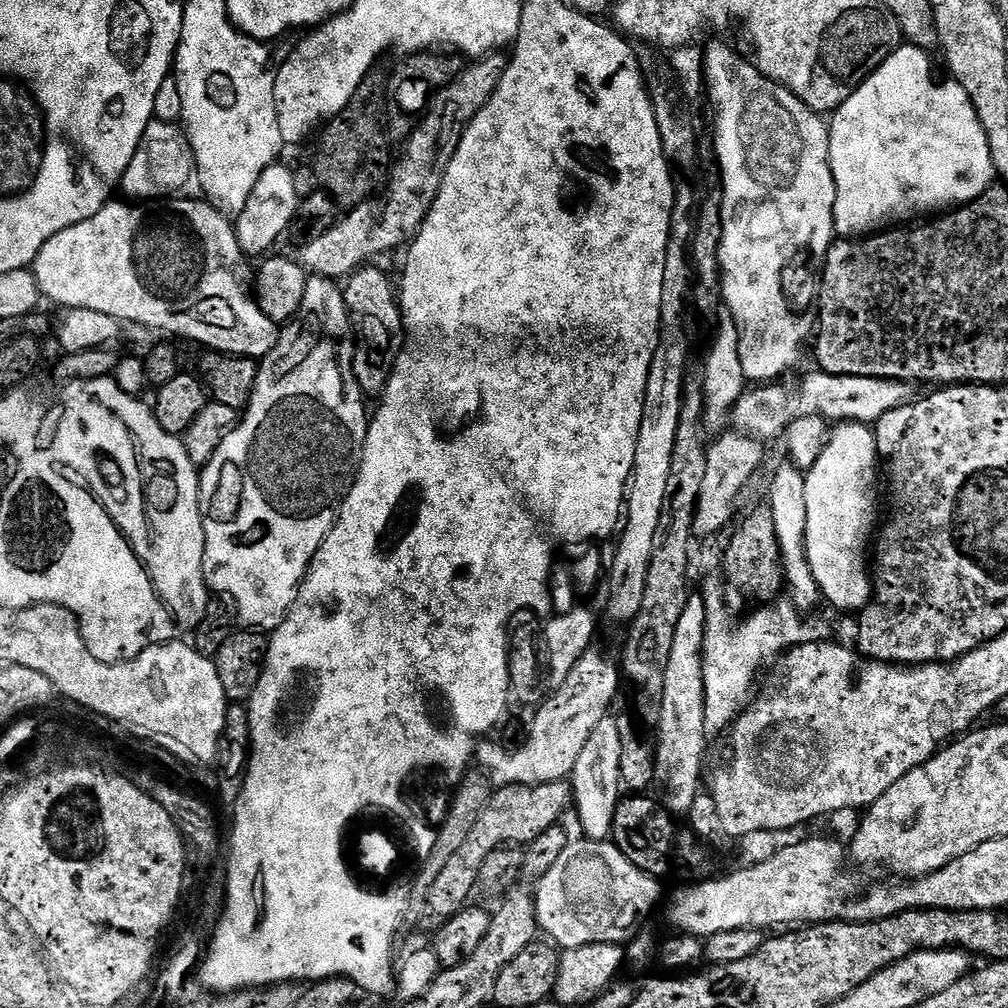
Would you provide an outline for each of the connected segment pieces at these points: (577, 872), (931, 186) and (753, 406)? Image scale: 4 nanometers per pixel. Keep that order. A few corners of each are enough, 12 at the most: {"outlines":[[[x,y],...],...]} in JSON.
{"outlines":[[[608,840],[568,843],[535,881],[560,950],[623,945],[661,881]],[[901,46],[830,116],[834,232],[997,179],[955,80]],[[819,370],[797,388],[749,387],[735,431],[761,442],[792,422],[875,425],[913,399],[902,380]]]}

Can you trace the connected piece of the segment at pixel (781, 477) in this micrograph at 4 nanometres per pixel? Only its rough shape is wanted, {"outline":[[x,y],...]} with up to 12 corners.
{"outline":[[778,469],[768,507],[787,593],[799,611],[821,601],[805,554],[805,475]]}

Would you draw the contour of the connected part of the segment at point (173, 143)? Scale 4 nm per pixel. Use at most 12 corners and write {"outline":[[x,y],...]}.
{"outline":[[153,118],[122,181],[132,202],[183,197],[196,159],[179,123]]}

